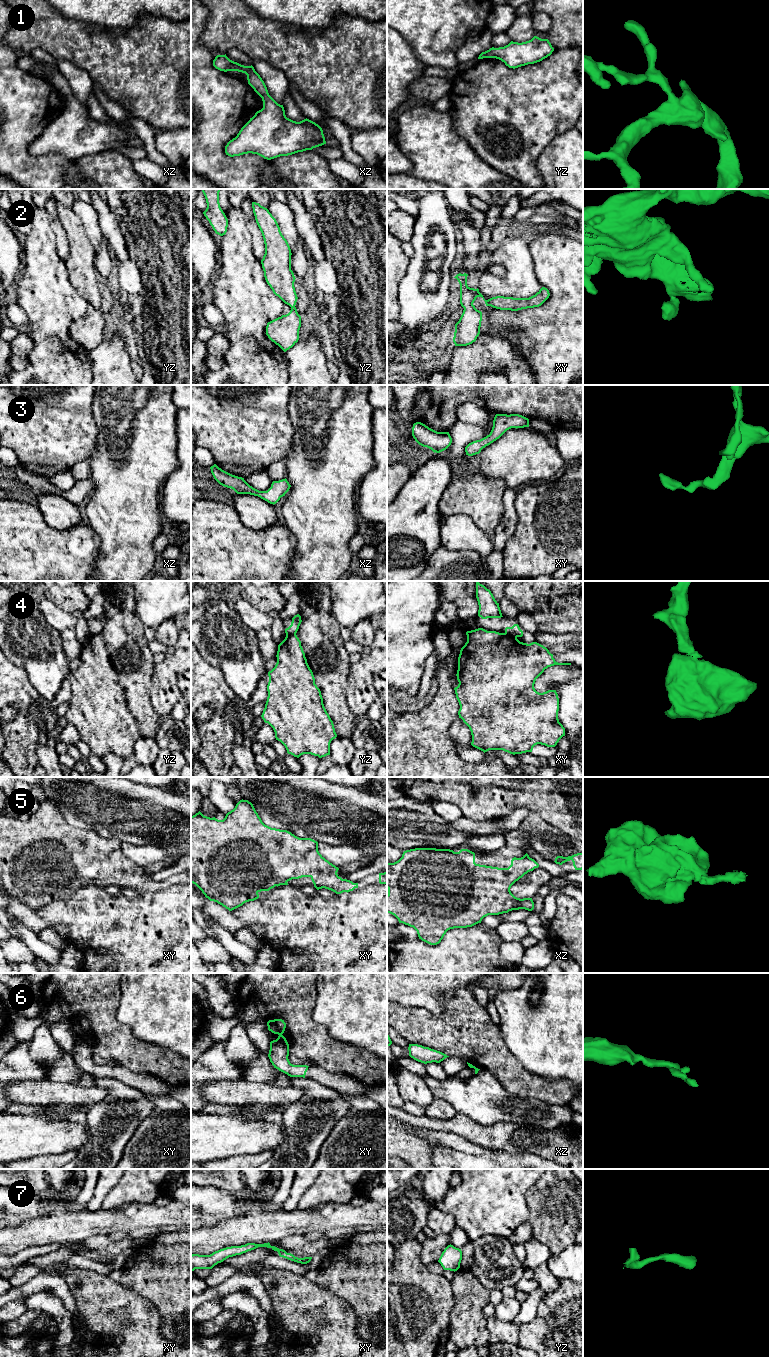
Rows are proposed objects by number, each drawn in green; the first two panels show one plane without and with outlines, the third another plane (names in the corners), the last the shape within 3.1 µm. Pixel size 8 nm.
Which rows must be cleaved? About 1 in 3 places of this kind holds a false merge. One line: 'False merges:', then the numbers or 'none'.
False merges: 4, 6

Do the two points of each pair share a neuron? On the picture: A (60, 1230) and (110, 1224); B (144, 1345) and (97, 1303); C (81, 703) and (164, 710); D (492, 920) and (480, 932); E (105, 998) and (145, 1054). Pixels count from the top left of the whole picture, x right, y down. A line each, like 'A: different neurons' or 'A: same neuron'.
A: same neuron
B: same neuron
C: different neurons
D: different neurons
E: same neuron

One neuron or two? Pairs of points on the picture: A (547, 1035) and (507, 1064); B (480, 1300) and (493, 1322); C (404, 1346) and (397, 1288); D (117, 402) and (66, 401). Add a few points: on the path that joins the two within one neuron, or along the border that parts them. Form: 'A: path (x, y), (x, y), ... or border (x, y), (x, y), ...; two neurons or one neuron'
A: border (504, 1038), (504, 1043), (511, 1054), (533, 1074); two neurons
B: border (486, 1319), (486, 1325), (492, 1342); two neurons
C: path (398, 1332), (397, 1302); one neuron
D: border (93, 395), (92, 415), (96, 425); two neurons

